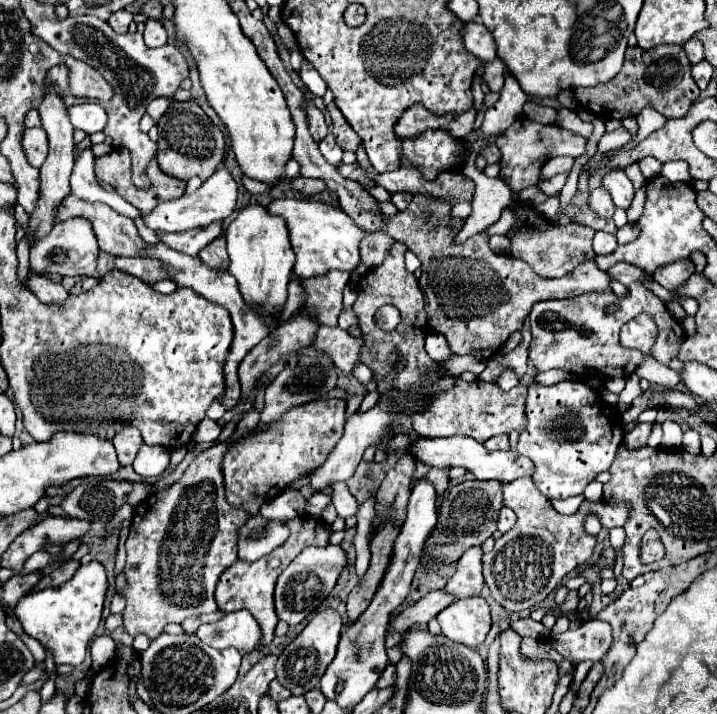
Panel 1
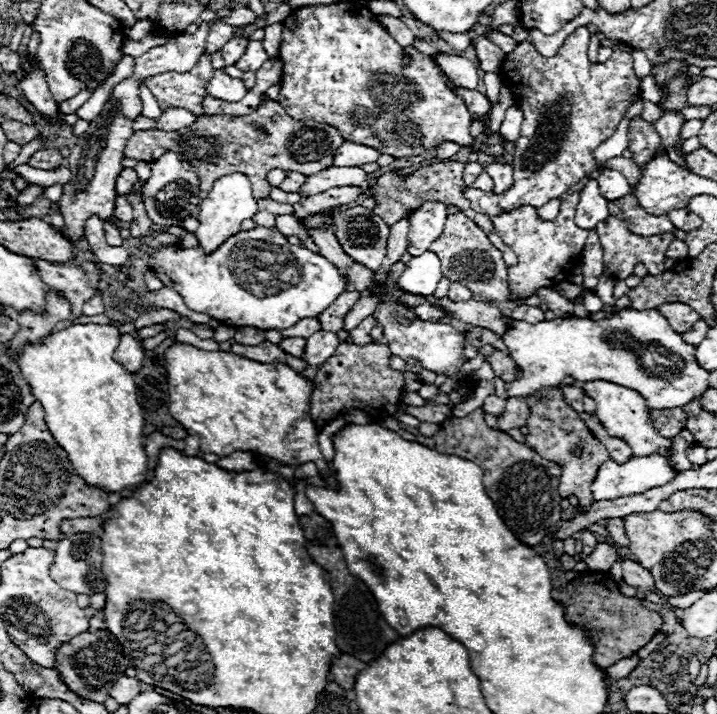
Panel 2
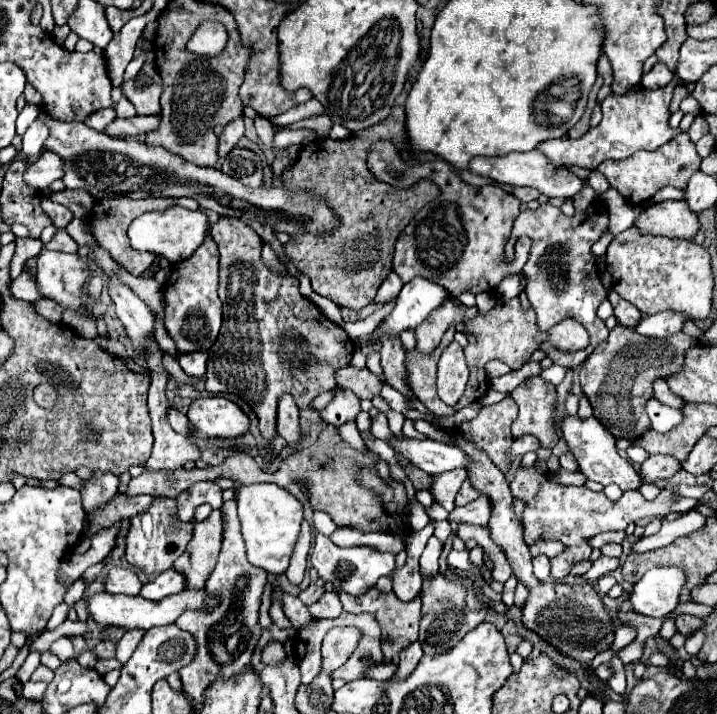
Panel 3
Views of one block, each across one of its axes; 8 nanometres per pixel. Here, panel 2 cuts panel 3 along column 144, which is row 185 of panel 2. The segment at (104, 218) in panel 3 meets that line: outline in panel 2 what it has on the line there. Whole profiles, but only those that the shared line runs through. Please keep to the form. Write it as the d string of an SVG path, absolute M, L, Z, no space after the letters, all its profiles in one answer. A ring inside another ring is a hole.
M270 100L268 104L260 106L250 116L200 116L196 124L166 132L158 128L150 130L138 130L132 140L128 140L124 154L134 160L152 162L160 158L164 152L182 152L182 162L186 168L192 168L198 172L200 178L200 190L210 192L212 184L224 176L224 172L244 172L252 182L252 194L260 200L266 198L270 192L270 184L266 182L266 174L272 168L292 170L300 174L316 174L324 168L332 166L336 148L344 142L340 132L324 122L314 120L294 120L286 114L286 110ZM256 124L262 124L268 132L266 136L256 134Z

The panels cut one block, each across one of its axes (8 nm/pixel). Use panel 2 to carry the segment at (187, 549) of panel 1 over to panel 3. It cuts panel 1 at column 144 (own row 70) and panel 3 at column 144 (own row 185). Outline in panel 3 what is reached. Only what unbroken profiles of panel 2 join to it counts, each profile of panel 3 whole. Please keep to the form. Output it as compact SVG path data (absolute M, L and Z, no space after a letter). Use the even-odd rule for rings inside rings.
M154 498L154 504L146 512L132 518L132 526L126 536L126 560L146 576L160 574L168 570L174 560L186 550L192 538L192 530L192 522L176 520L176 502L172 498ZM134 628L134 630L128 630L128 632L122 636L122 640L118 642L118 648L116 648L116 658L118 658L122 664L126 664L128 658L134 654L134 650L136 650L136 646L140 644L140 640L144 638L144 634L146 634L146 630Z

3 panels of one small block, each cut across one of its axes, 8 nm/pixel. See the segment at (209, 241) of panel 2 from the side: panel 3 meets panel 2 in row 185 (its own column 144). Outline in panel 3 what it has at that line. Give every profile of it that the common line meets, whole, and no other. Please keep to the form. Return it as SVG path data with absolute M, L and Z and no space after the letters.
M172 206L164 212L146 212L146 214L138 216L128 230L132 248L160 254L160 256L168 258L170 264L176 264L176 262L192 256L192 252L196 252L196 248L200 248L200 244L204 244L208 234L210 234L210 224L208 224L206 214L202 210L192 212L192 210L186 210L180 206Z

